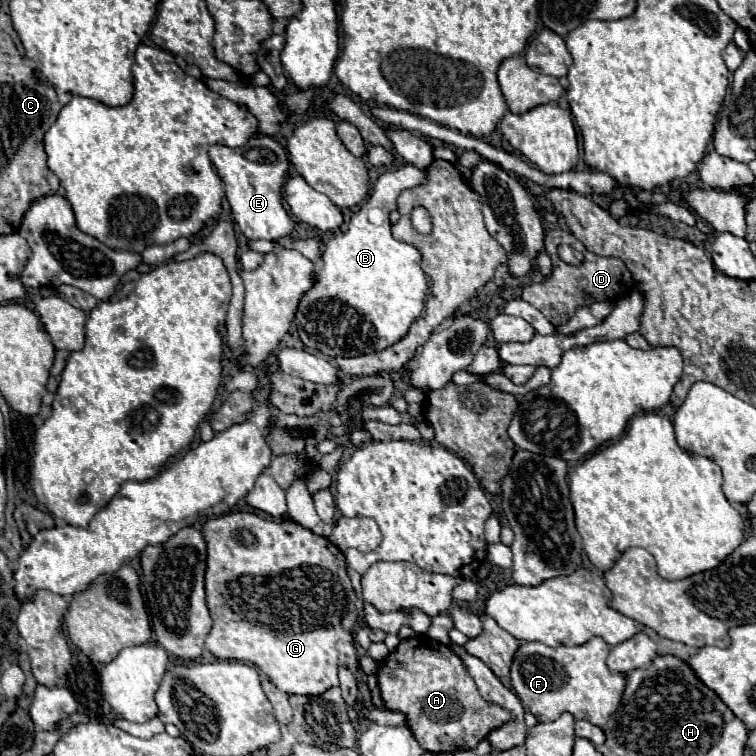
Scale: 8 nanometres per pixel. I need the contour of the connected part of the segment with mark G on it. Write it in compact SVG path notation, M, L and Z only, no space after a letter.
M229 512L209 518L201 524L201 534L207 542L205 592L213 618L205 646L215 658L249 662L267 674L281 692L305 696L319 696L337 686L337 664L357 670L353 642L357 596L347 576L345 556L335 544L295 520L265 520L253 512Z

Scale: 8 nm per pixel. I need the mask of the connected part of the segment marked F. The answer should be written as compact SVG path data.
M591 638L581 646L549 648L541 642L525 642L515 652L511 664L511 686L523 706L537 722L553 722L559 714L569 712L575 720L587 720L603 728L617 710L625 690L625 676L613 676L605 664L609 646L601 638Z

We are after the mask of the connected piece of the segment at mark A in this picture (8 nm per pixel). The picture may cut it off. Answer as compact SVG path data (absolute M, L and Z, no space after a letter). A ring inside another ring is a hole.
M429 636L401 640L383 664L379 664L377 686L387 710L403 712L415 740L429 752L475 748L491 730L509 720L505 708L481 698L461 658L447 644Z

